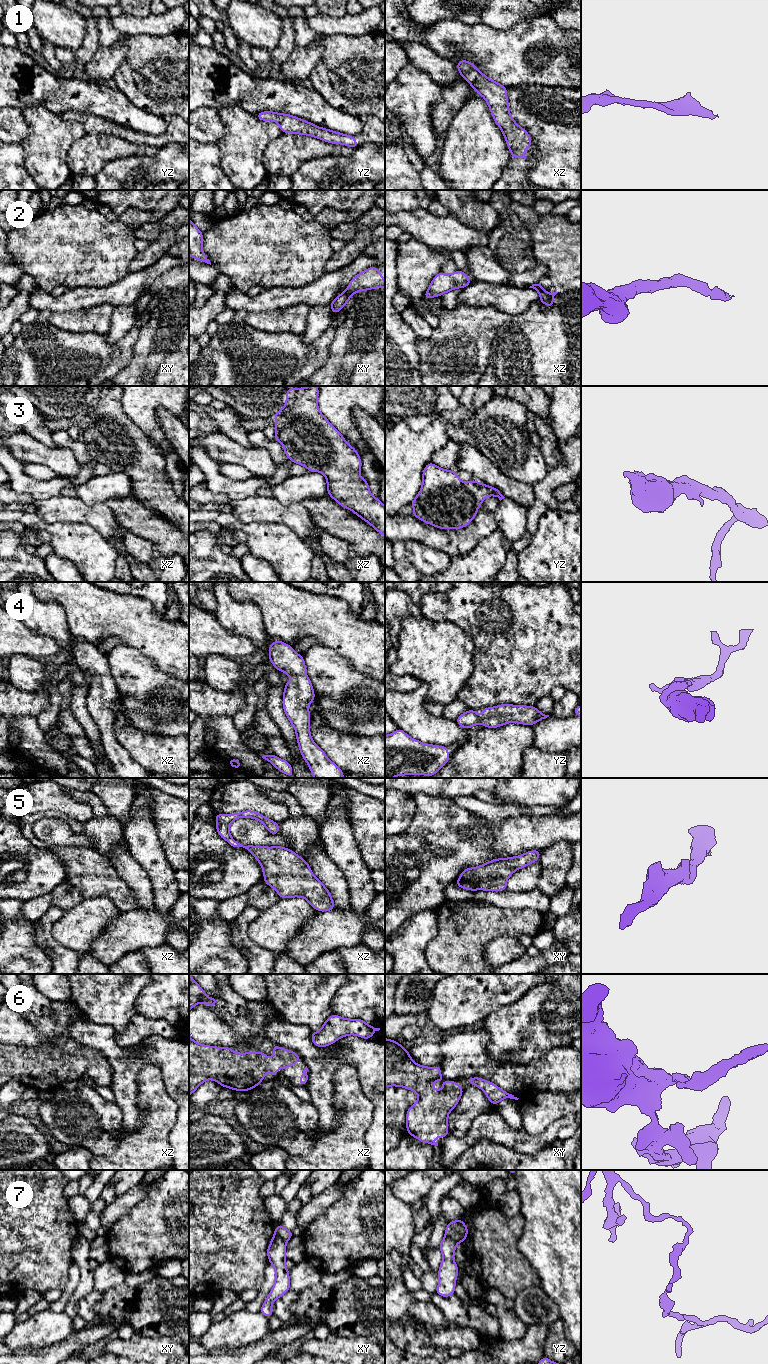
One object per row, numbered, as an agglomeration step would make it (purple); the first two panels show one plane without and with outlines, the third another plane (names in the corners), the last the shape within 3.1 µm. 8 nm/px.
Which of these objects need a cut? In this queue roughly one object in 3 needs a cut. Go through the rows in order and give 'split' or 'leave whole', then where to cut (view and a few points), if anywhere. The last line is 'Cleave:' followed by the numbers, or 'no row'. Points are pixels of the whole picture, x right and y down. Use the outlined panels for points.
1: leave whole | no cut
2: leave whole | no cut
3: leave whole | no cut
4: leave whole | no cut
5: leave whole | no cut
6: leave whole | no cut
7: split | yz (445, 1236), (456, 1243)
Cleave: 7

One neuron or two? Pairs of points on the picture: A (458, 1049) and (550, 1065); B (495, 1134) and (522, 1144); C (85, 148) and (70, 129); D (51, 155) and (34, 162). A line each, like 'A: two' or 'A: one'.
A: one
B: one
C: two
D: one

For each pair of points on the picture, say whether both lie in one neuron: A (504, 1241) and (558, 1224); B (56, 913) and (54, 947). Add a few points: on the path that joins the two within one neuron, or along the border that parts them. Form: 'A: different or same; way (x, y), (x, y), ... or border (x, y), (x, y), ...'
A: different; border (520, 1213), (524, 1230), (517, 1248), (527, 1258)
B: same; way (48, 921), (47, 939)

